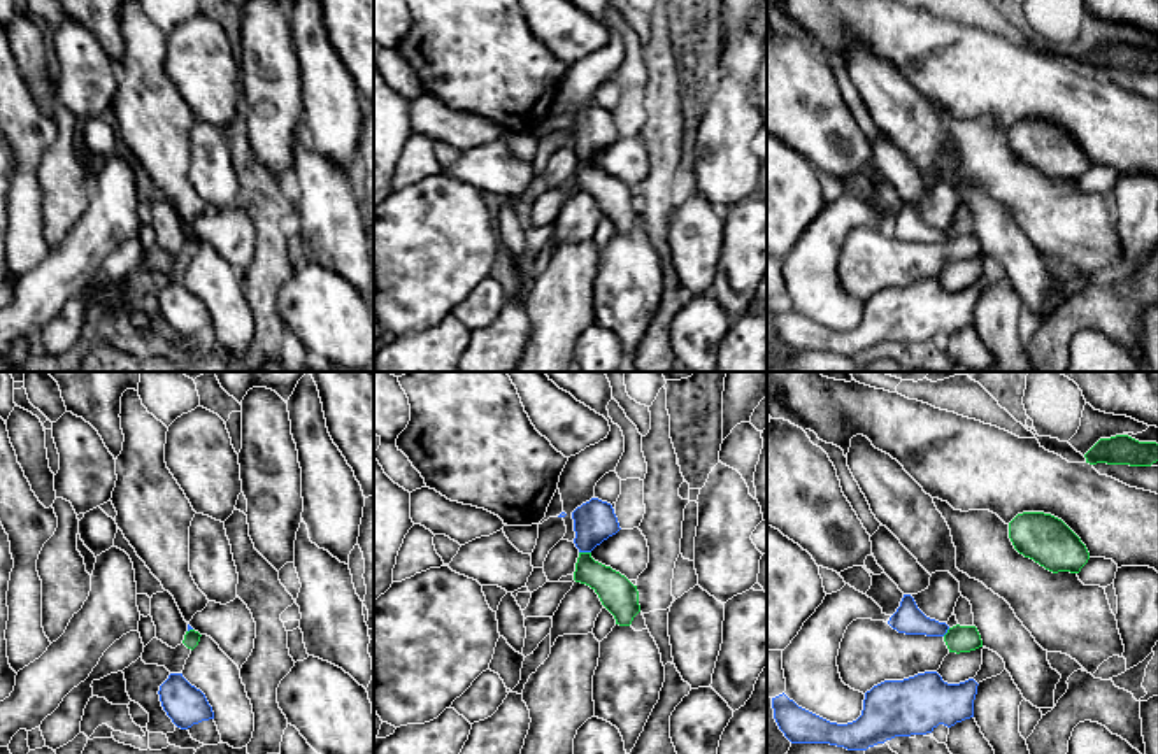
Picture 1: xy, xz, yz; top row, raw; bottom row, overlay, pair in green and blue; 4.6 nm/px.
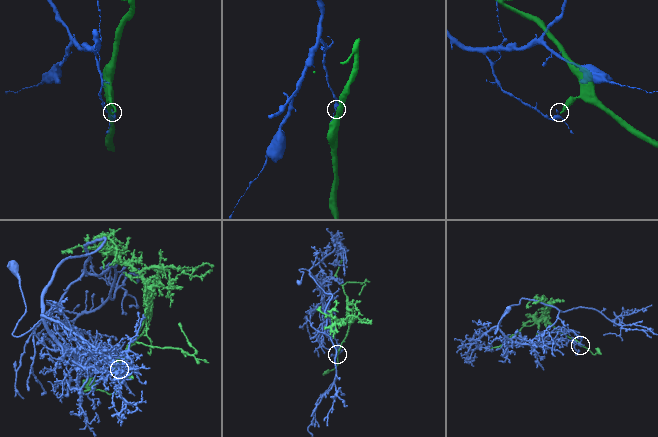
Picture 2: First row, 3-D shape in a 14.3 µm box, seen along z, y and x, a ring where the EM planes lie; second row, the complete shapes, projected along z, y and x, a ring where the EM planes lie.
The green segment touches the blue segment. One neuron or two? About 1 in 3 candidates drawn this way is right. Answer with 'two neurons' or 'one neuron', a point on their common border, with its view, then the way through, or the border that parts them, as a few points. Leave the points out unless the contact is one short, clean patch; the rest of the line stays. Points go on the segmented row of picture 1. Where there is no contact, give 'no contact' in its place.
two neurons; contact xz (585, 553); border xz (579, 551), (590, 553)

